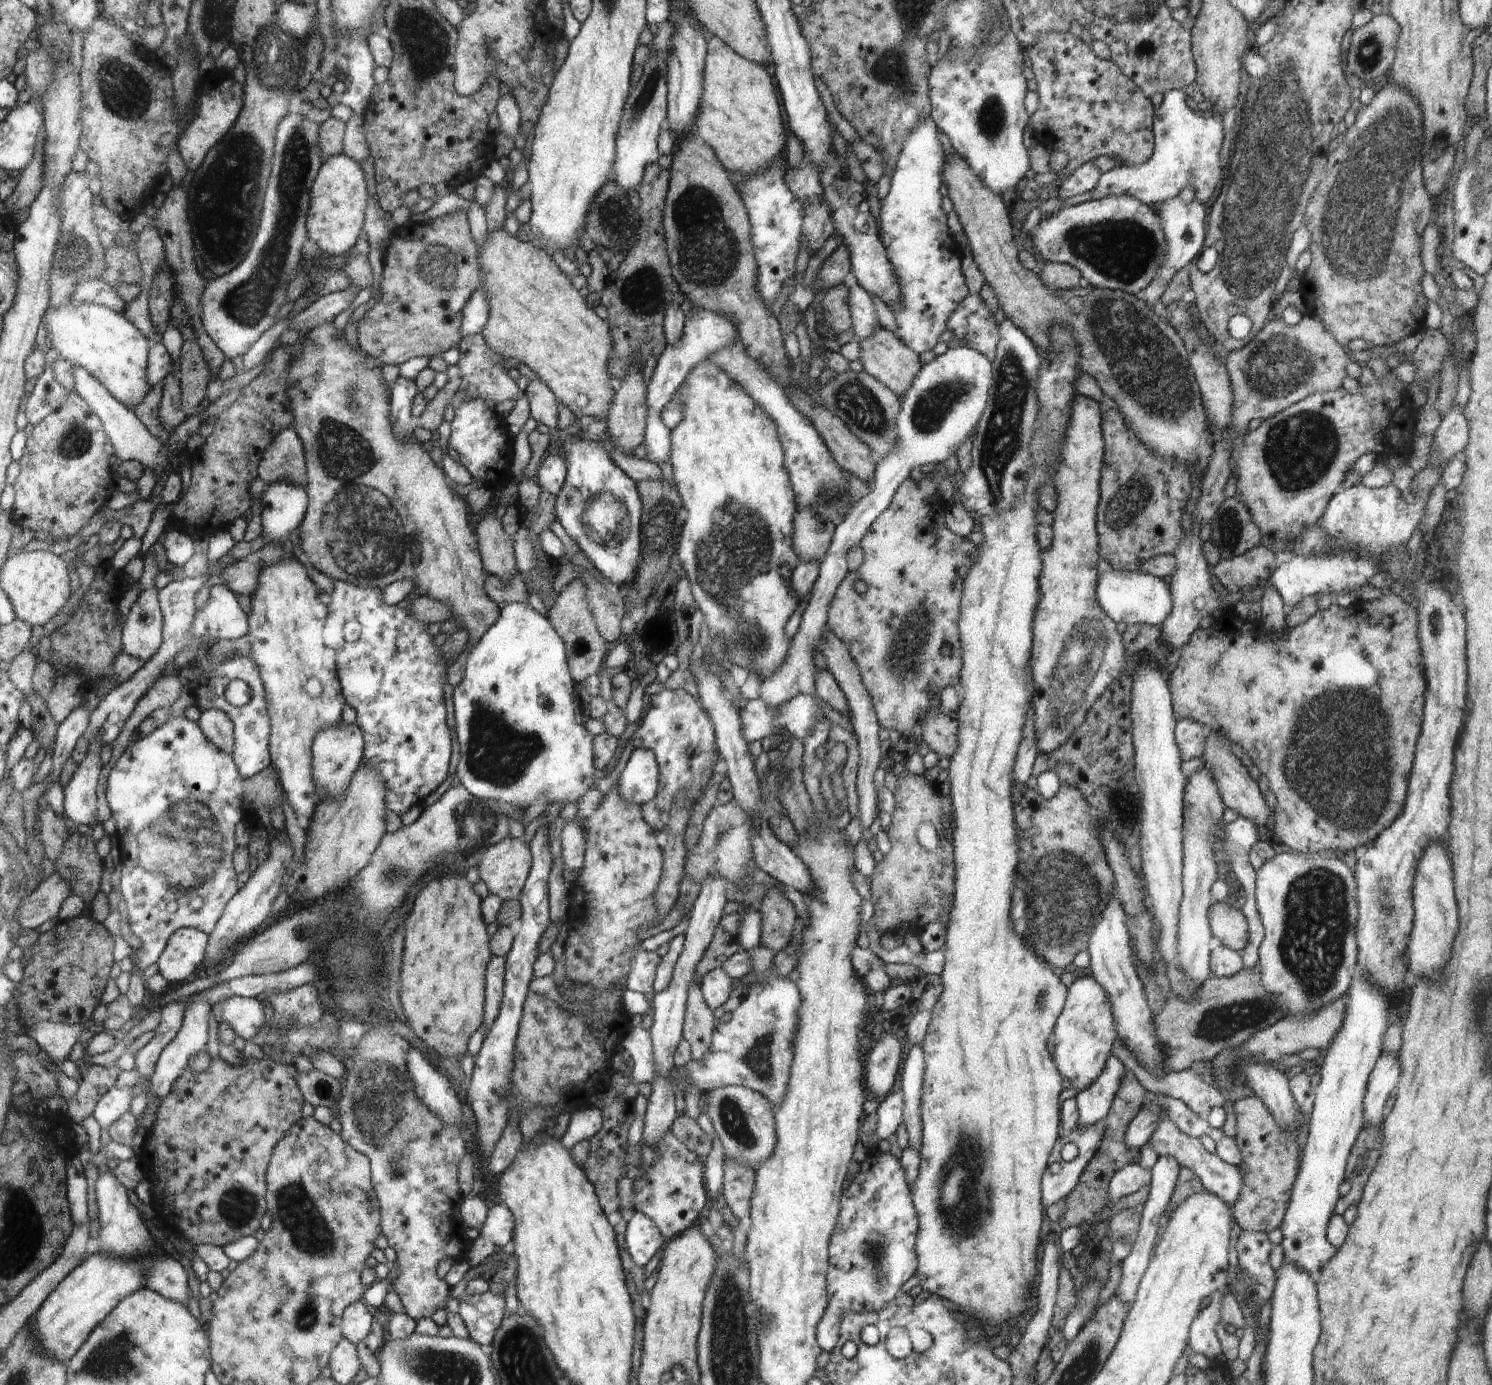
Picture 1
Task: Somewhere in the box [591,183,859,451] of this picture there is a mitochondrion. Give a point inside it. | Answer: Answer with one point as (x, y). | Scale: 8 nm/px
(643, 292)

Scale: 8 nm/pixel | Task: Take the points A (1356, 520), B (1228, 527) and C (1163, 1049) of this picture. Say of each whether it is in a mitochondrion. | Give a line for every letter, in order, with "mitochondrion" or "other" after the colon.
A: mitochondrion
B: mitochondrion
C: other

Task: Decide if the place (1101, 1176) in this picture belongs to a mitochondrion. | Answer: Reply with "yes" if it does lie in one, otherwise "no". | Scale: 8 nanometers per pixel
no

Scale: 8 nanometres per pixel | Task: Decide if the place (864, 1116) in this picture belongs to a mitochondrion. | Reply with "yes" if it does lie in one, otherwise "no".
no

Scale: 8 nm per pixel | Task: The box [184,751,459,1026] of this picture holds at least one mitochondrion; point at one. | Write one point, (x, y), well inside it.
(345, 959)

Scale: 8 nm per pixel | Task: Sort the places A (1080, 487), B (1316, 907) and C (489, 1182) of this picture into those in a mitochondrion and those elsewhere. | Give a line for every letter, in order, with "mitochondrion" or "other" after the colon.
A: other
B: mitochondrion
C: other

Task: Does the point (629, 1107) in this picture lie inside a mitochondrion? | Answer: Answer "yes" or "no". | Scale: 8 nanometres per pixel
no

